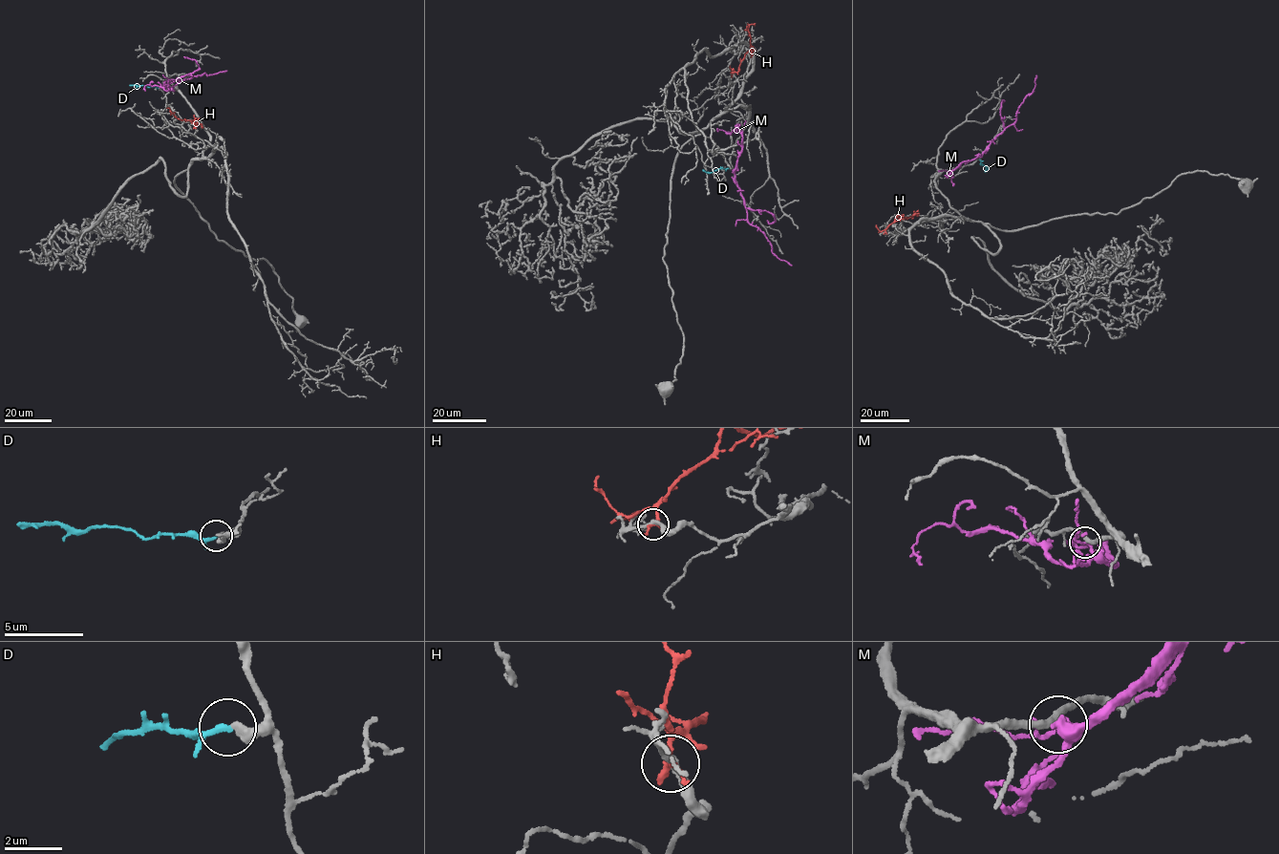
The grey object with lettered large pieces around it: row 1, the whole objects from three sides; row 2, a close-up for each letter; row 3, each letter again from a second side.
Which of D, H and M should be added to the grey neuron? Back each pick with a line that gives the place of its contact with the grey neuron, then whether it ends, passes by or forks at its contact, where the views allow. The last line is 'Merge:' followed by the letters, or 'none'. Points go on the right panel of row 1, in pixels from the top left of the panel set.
D: Touches grey at (980, 160). It passes by
Merge: D

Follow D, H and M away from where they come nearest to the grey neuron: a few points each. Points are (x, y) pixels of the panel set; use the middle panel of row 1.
D: (728, 168), (708, 173), (702, 169)
H: (746, 29), (753, 48), (745, 53), (737, 73), (730, 73)
M: (741, 133), (742, 144), (735, 174), (748, 223), (761, 230), (772, 253), (792, 265)

